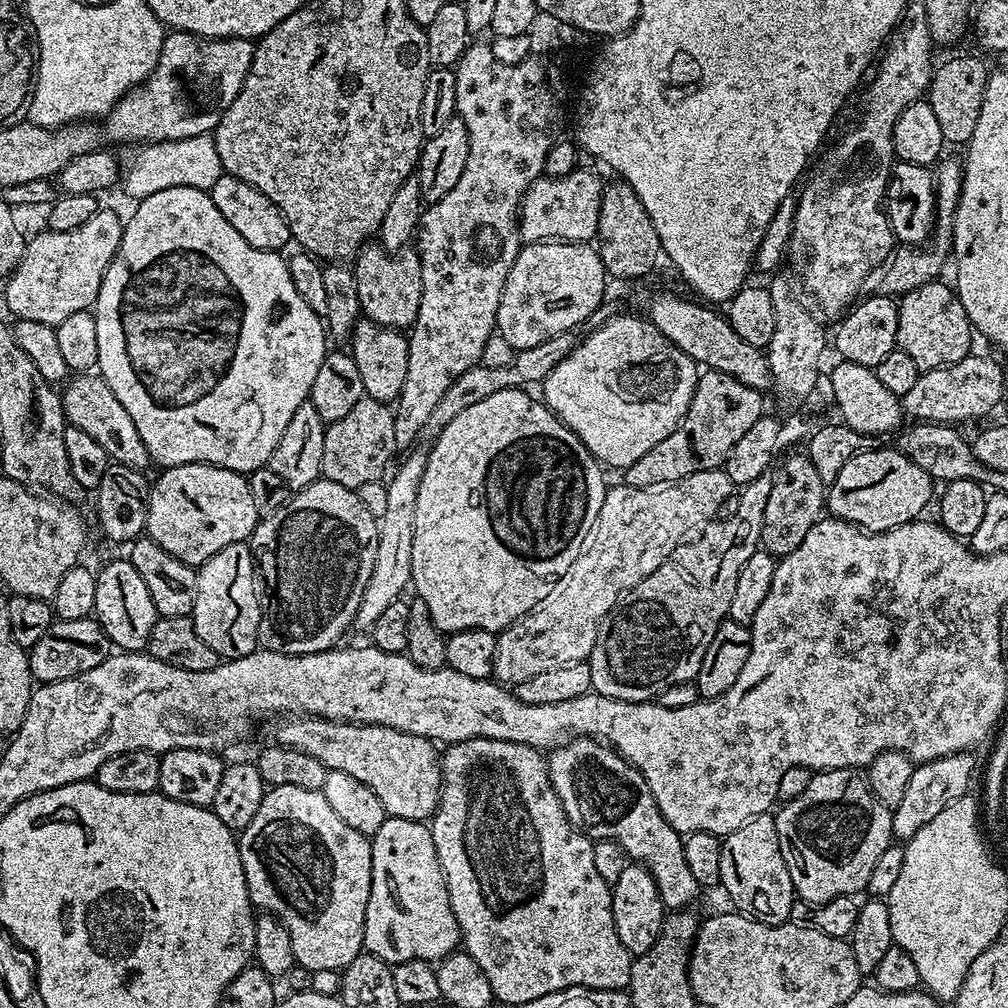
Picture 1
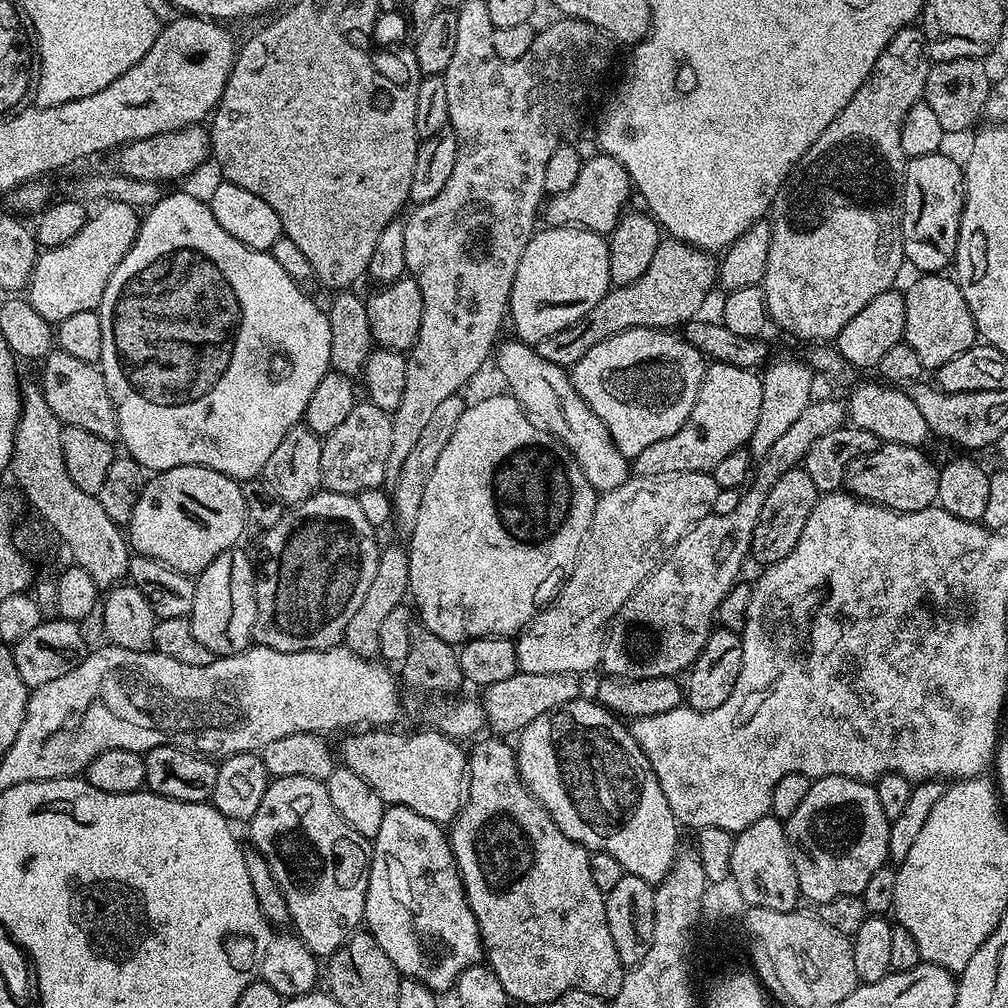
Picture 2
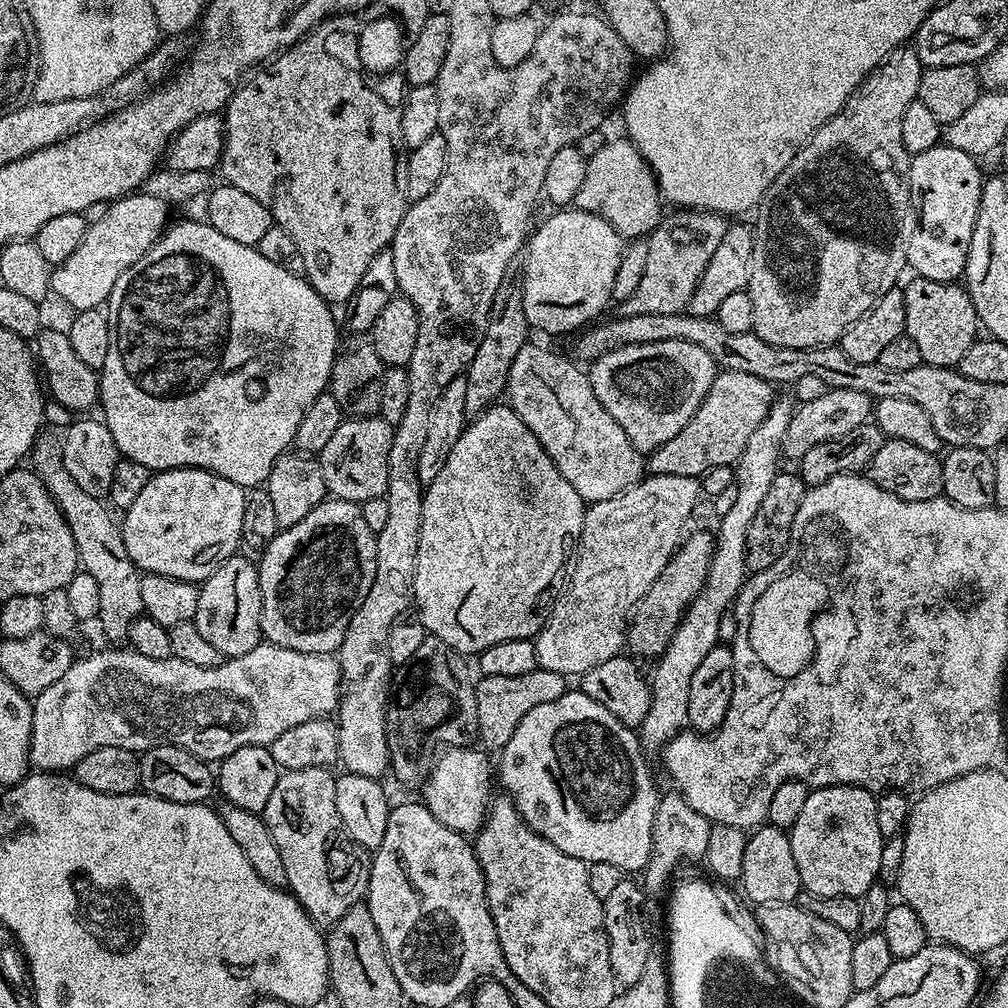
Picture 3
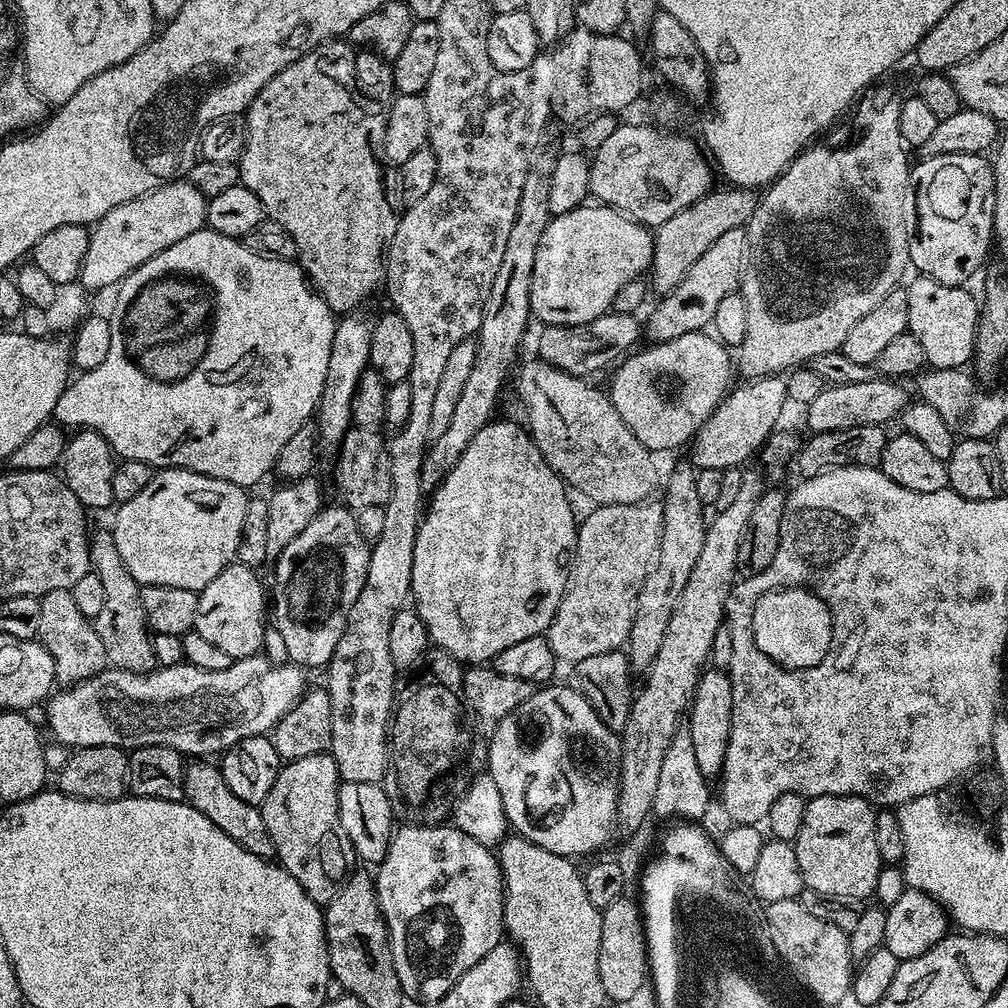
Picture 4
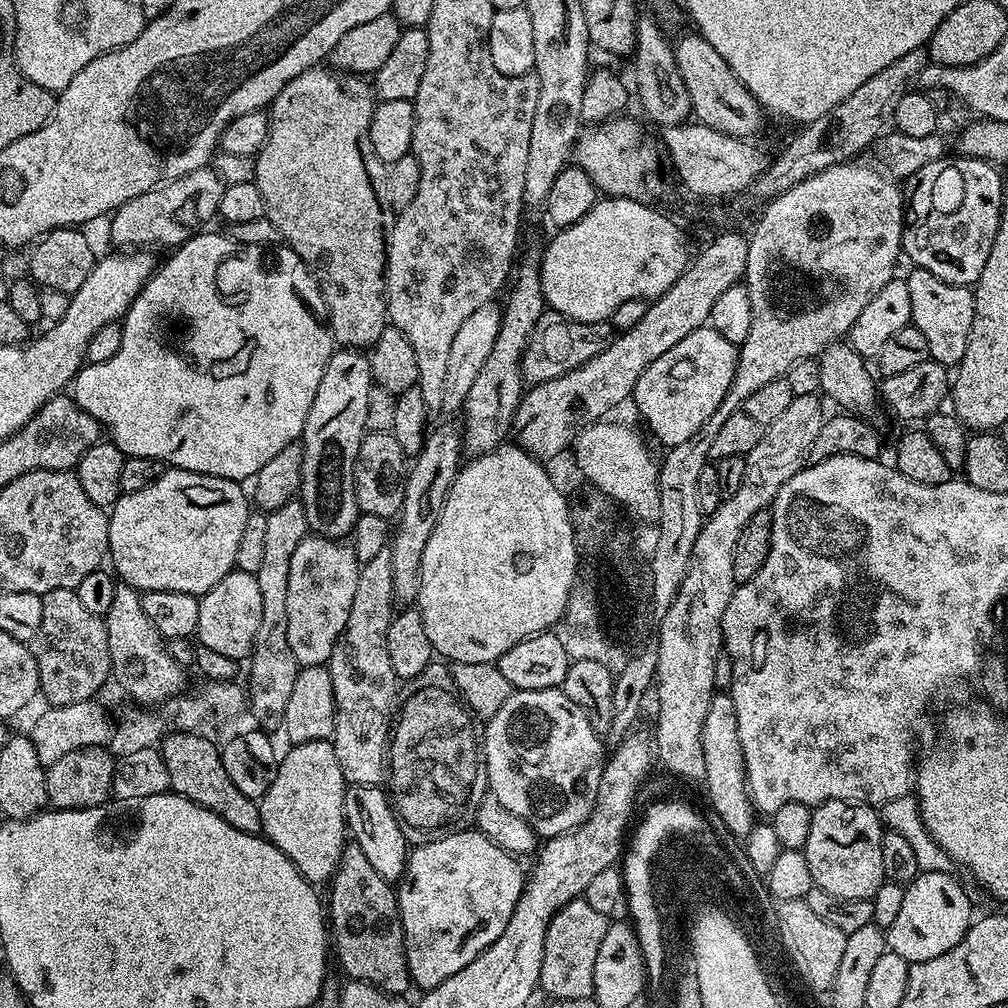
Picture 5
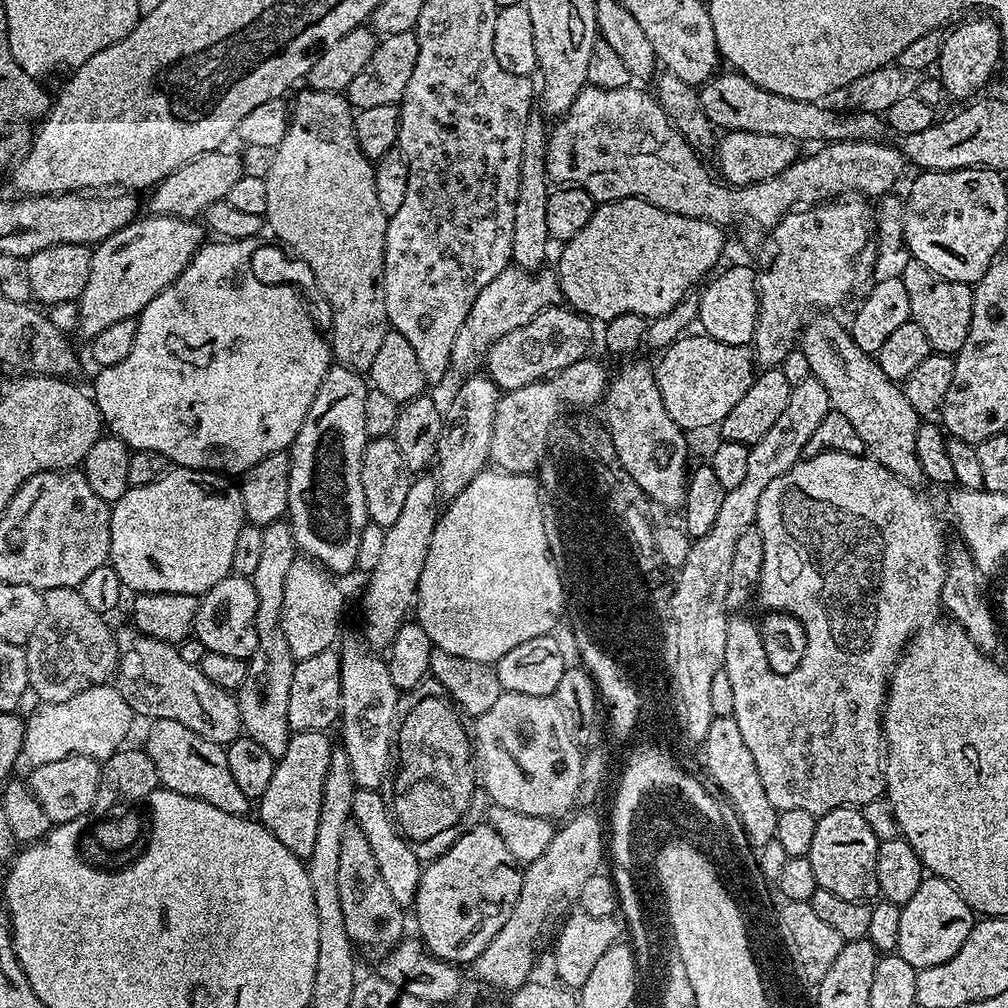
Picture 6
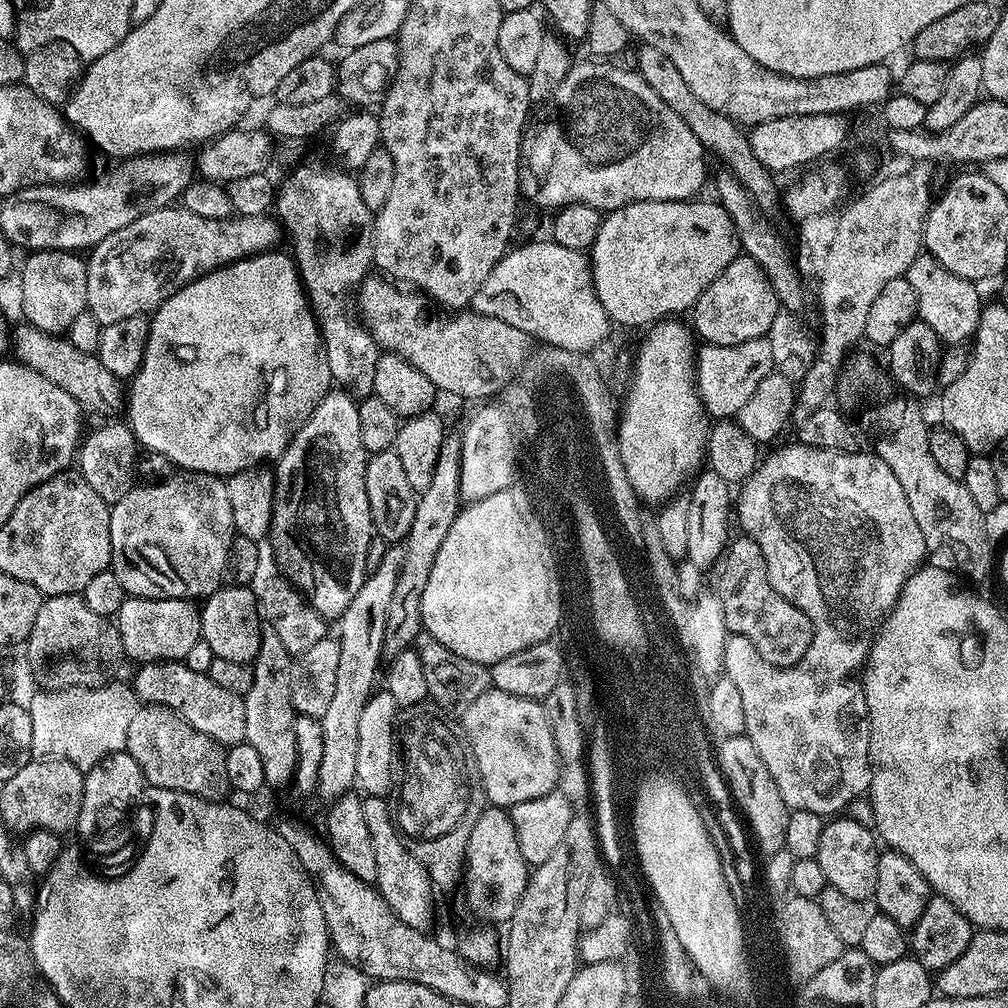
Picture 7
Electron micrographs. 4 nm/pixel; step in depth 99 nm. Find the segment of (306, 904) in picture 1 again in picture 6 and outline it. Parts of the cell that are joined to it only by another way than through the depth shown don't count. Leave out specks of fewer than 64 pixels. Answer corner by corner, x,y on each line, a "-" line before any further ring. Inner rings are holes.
292,732
288,737
286,754
282,754
276,760
276,769
270,778
270,786
266,786
266,794
262,794
258,801
260,807
259,823
286,846
294,855
307,858
314,850
314,837
318,834
318,810
322,810
322,786
324,775
330,766
332,757
333,741
328,741
329,733
323,732

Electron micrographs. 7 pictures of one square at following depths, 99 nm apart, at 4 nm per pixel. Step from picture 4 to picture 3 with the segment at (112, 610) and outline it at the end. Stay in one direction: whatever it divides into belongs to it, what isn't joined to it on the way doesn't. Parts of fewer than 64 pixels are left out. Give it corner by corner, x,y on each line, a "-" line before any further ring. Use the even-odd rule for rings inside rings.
47,434
41,435
32,445
30,467
59,506
61,514
70,526
70,534
74,534
74,546
78,546
80,568
86,574
90,574
90,578
94,578
94,583
98,586
98,625
100,624
101,630
112,639
109,641
120,642
127,637
128,627
144,610
140,581
142,573
130,558
130,554
126,554
124,533
117,517
115,520
111,516
113,513
103,499
86,494
86,490
82,490
78,487
78,482
70,478
60,446
61,441
57,437
55,440

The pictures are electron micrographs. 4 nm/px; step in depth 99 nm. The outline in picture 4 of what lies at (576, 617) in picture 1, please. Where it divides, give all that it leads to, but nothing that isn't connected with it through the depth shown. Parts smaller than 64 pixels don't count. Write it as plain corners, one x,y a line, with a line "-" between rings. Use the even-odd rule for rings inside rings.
649,498
640,504
602,504
593,507
593,512
579,521
576,547
572,550
572,562
568,566
566,590
546,633
548,645
550,650
554,650
557,661
568,660
569,665
574,665
582,658
615,652
627,645
635,602
652,568
663,530
663,506
654,501

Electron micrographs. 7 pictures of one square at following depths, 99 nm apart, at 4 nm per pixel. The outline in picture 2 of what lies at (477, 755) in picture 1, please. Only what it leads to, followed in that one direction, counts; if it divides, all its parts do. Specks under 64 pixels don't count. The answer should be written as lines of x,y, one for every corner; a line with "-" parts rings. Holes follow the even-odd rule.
500,738
491,739
482,741
468,756
464,805
460,807
459,814
450,824
452,853
464,883
464,892
468,895
468,905
470,910
474,910
474,918
480,927
486,963
498,978
498,982
502,982
502,990
506,990
509,1001
515,1003
517,1000
520,1004
542,1006
567,992
585,992
611,1001
612,997
618,994
618,990
622,990
622,978
626,965
618,958
618,950
614,950
614,938
610,938
610,926
606,922
606,906
604,905
605,893
600,892
598,886
594,886
594,877
590,874
590,853
578,842
566,838
566,834
558,830
558,826
550,818
548,811
536,801
534,794
530,794
530,790
520,777
513,745

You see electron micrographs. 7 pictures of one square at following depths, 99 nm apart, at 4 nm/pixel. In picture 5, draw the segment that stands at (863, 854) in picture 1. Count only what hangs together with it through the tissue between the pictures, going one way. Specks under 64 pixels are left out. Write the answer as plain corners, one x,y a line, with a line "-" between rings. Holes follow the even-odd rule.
828,800
825,804
817,804
812,808
812,817
810,818
810,834
806,837
806,846
802,849
807,864
810,866
813,885
826,894
834,894
838,898
858,898
859,900
871,900
872,896
885,884
884,871
882,870
882,838
885,829
880,822
879,811
870,804
857,804
850,800

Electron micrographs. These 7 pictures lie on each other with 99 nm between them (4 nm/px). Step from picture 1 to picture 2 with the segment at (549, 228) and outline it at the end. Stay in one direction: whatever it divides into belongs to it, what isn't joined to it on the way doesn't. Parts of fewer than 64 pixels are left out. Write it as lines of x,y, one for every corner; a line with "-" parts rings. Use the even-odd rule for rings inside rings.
598,154
585,160
582,170
578,170
578,179
574,182
574,186
570,186
570,190
551,197
543,205
543,223
553,228
571,226
611,234
626,211
624,203
628,200
628,192
630,193
628,171
614,158

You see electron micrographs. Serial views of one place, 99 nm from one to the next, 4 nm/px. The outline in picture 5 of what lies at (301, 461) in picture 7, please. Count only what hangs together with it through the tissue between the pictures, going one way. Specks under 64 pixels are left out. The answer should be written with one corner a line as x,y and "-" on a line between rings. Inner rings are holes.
340,348
333,351
330,362
326,362
326,374
322,374
322,383
318,394
314,394
314,406
306,418
302,443
302,482
299,501
306,510
306,522
309,529
318,536
344,538
351,533
354,522
360,516
358,498
354,490
354,466
358,458
360,443
366,435
366,402
370,402
370,390
374,386
372,362
363,351
354,348

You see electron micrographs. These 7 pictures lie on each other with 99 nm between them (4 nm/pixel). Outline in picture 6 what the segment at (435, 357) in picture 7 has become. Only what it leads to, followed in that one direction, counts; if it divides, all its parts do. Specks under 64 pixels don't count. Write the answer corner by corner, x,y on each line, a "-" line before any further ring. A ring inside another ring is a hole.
553,306
520,328
502,334
502,338
490,346
486,357
486,372
501,390
509,392
522,386
530,386
536,380
555,376
566,366
585,359
592,344
593,321
568,306

